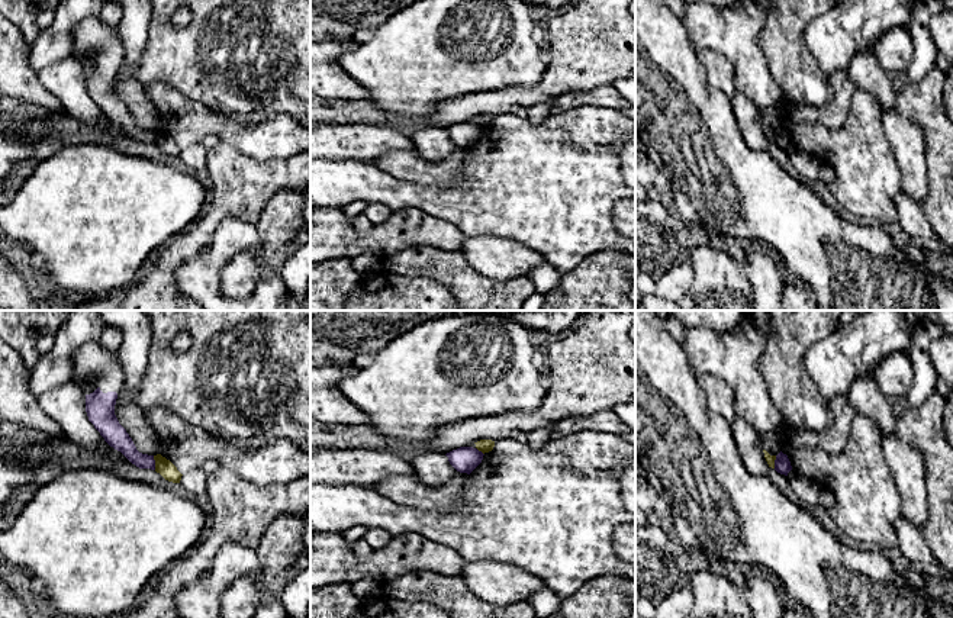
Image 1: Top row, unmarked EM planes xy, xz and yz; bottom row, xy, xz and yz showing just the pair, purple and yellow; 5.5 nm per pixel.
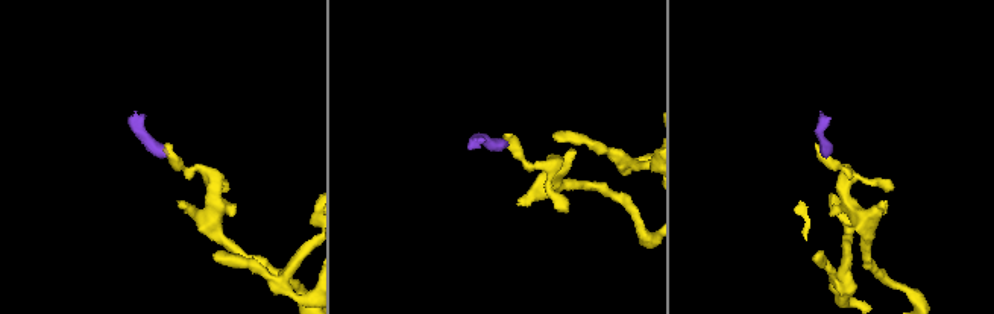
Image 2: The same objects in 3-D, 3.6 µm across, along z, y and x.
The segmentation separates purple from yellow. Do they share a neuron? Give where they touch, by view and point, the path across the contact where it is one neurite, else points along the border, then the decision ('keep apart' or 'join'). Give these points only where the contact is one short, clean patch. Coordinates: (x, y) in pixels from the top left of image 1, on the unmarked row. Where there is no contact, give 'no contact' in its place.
contact xy (154, 138); border xy (153, 131), (155, 144); keep apart

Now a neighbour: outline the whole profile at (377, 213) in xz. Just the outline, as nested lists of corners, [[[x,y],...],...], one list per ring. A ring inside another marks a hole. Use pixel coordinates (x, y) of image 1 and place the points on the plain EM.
[[[368,205],[364,215],[373,225],[386,222],[392,216],[393,210],[386,205]]]

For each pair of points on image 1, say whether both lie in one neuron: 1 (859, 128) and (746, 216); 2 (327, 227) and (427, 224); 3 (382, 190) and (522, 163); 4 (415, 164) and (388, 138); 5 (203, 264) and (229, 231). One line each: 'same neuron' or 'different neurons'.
1: different neurons
2: same neuron
3: same neuron
4: different neurons
5: same neuron

